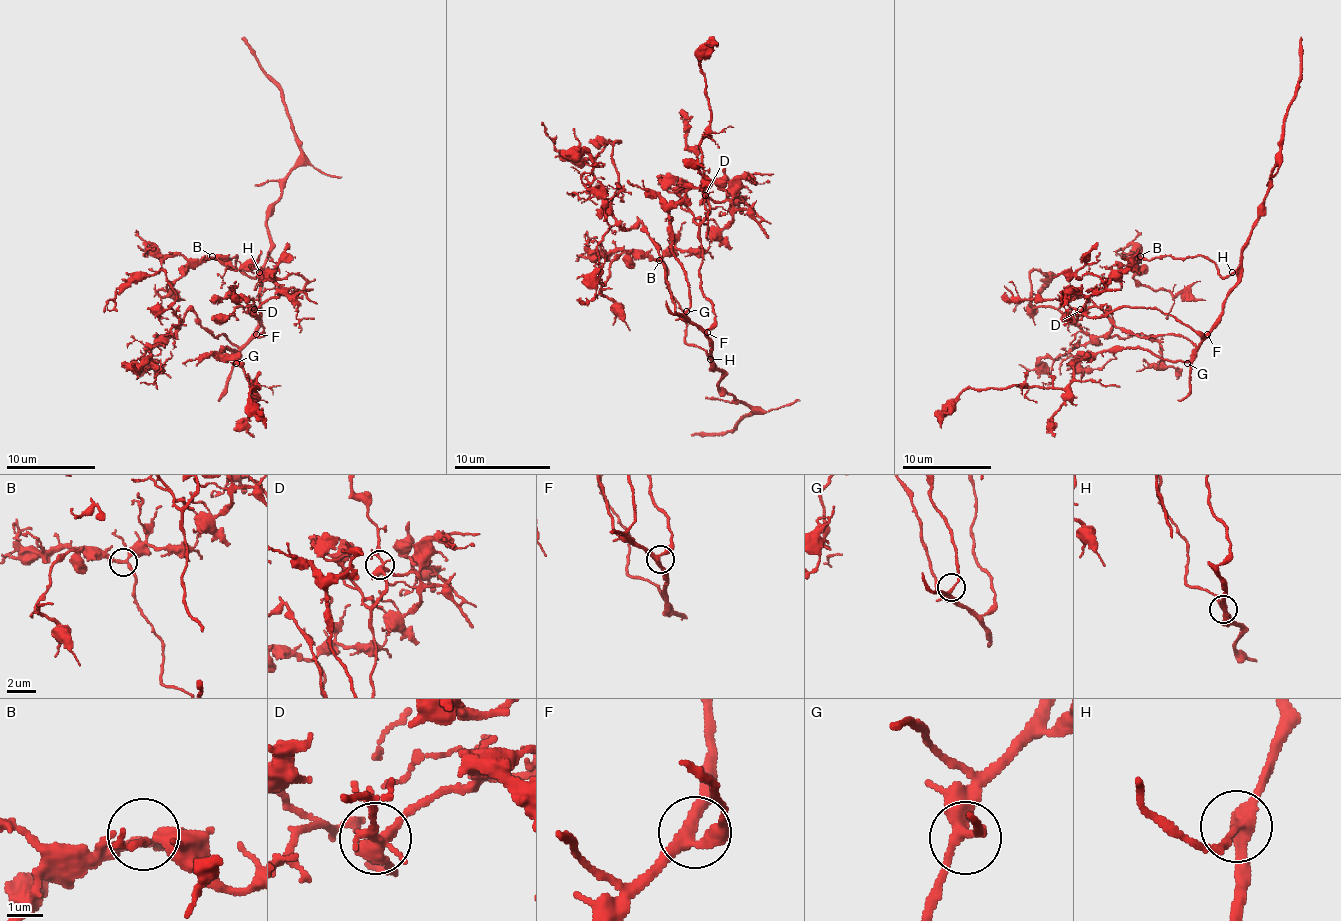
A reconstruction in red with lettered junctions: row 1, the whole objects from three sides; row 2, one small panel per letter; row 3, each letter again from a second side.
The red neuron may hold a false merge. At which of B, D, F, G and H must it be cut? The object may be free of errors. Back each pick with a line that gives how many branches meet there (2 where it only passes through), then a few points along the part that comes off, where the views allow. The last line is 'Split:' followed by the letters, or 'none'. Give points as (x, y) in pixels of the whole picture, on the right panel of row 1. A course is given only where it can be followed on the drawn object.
Split: none

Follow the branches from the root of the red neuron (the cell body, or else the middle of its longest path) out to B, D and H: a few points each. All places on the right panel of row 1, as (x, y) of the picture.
B: (1194, 343), (1198, 345), (1209, 332), (1238, 278), (1222, 276), (1202, 256), (1149, 260), (1140, 256)
D: (1194, 343), (1198, 345), (1205, 338), (1174, 316), (1158, 309), (1118, 307), (1098, 316), (1087, 316), (1080, 309)
H: (1194, 343), (1198, 345), (1222, 312), (1222, 300), (1238, 280), (1231, 272)

